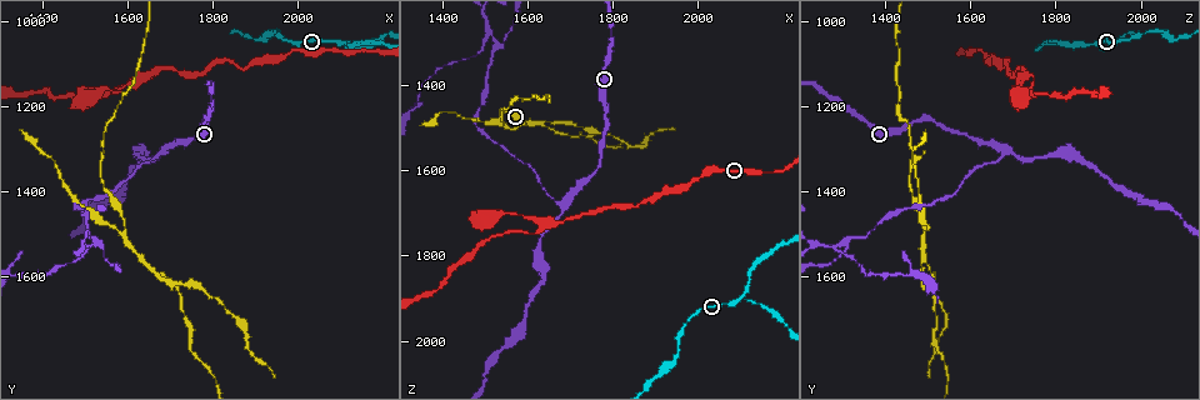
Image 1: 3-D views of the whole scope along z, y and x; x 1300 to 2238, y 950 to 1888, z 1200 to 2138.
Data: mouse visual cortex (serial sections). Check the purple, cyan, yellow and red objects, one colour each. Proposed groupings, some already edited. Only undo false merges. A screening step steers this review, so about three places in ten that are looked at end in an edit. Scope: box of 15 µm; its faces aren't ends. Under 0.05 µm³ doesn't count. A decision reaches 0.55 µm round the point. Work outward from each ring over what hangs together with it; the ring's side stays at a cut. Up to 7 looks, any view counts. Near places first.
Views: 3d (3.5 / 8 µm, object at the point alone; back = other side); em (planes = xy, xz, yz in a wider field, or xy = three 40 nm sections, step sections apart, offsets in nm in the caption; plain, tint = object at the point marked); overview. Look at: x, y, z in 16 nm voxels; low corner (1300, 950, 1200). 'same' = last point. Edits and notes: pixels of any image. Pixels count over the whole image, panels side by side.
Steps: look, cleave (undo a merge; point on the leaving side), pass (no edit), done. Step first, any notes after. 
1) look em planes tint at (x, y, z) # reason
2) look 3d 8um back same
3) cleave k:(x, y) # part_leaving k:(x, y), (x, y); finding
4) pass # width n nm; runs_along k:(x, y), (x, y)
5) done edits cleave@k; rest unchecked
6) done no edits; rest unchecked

look 3d 3.5um at (1680, 1305, 1675) # arms part here

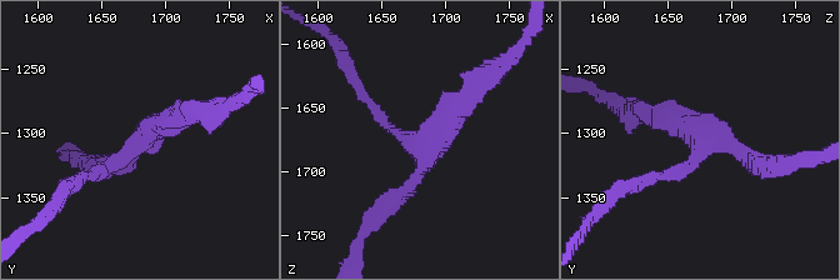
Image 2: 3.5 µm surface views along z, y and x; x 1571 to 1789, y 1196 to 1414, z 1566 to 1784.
look em planes tint at (1684, 1302, 1678) # shape alone is not enough

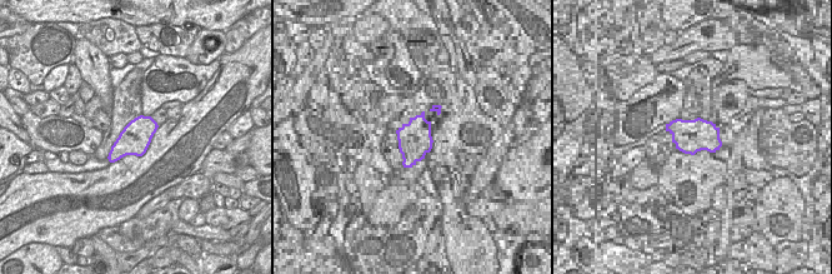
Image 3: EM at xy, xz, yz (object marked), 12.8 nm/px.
look em xy step 1 tint same # another direction

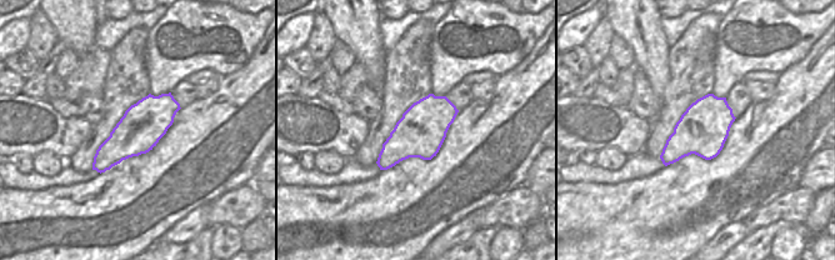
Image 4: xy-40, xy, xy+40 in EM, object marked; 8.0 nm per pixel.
pass # arms 3; runs_along 2:(476, 84), (388, 201); continuous, no second cell

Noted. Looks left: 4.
look 3d 3.5um at (1635, 1125, 1725) # arms run side by side

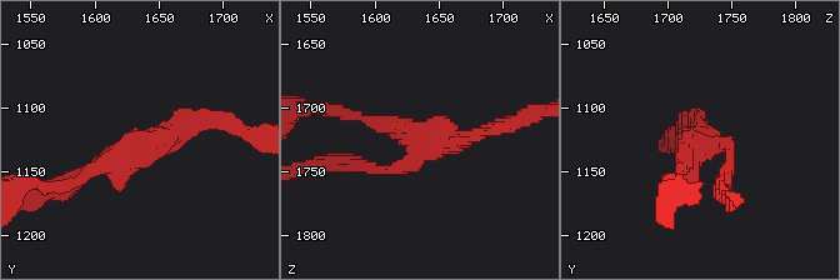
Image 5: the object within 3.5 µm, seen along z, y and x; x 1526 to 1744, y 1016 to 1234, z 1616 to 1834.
pass # runs_along 5:(220, 121), (189, 121), (78, 183); all the same cell

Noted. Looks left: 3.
look 3d 3.5um at (1630, 1555, 1485) # two arms at a narrow angle

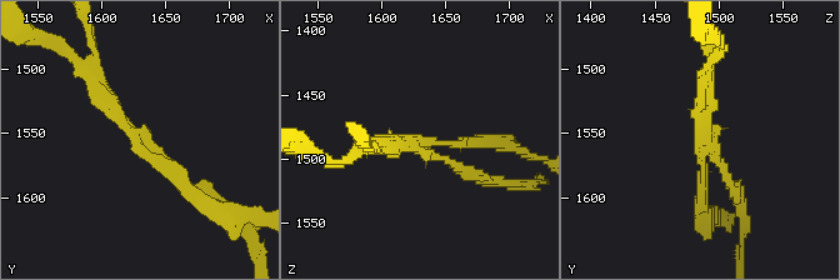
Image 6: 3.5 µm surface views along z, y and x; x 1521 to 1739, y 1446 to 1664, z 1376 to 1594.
look em xy step 5 tint at (1626, 1552, 1486) # arms 3; arm_widths 100, 150, 200 nm

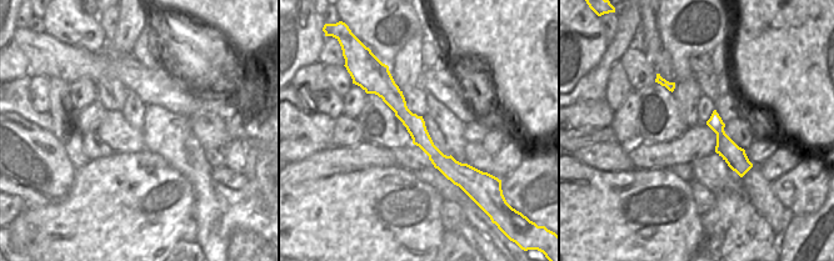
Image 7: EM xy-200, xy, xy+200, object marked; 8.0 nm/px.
look em xy step 2 tint same # cut it another way

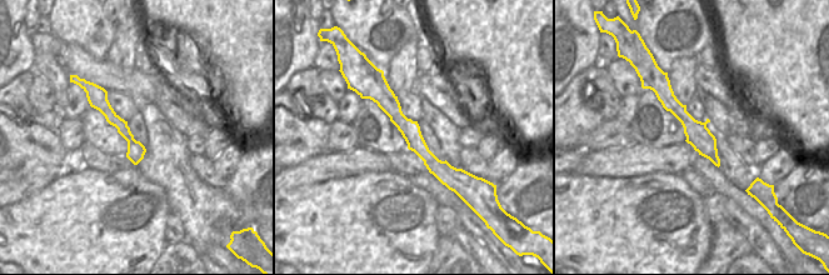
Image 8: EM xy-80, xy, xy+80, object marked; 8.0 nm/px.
cleave 6:(49, 44) # a second cell is stuck on

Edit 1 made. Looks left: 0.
done edits cleave@6; rest unchecked

